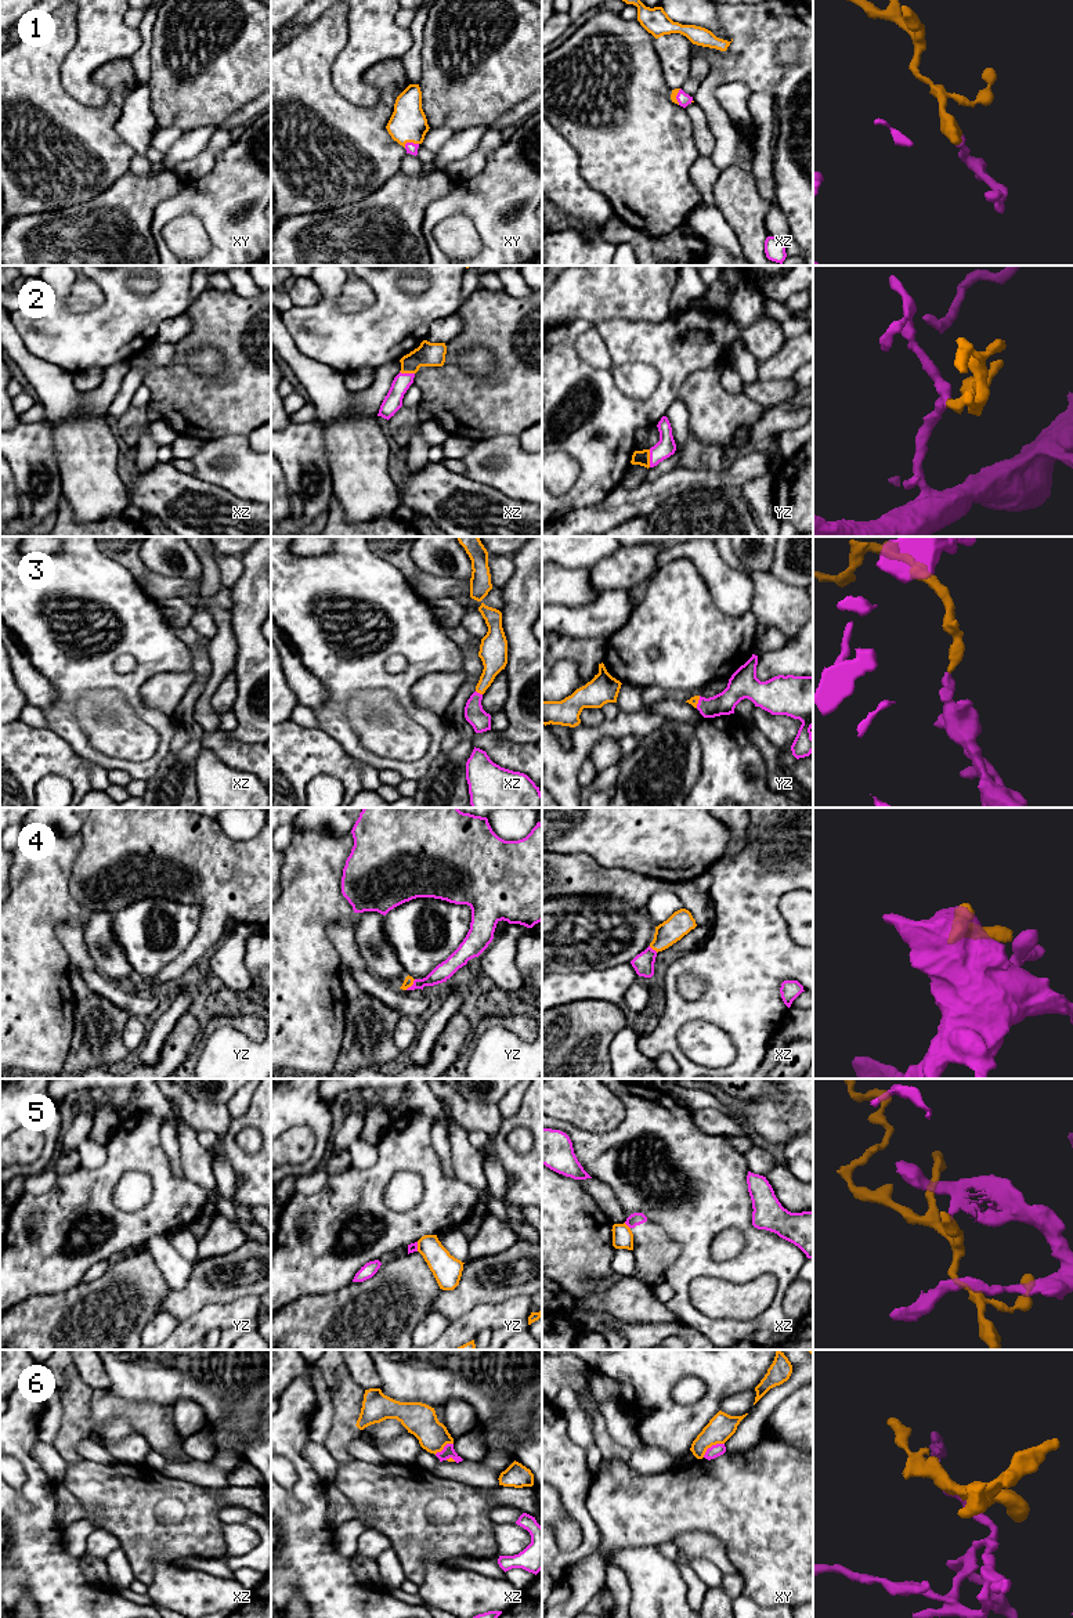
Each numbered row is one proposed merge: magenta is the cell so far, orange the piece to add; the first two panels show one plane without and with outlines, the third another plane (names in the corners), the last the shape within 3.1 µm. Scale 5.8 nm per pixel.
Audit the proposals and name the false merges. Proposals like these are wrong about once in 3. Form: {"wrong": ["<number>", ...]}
{"wrong": ["5", "6"]}

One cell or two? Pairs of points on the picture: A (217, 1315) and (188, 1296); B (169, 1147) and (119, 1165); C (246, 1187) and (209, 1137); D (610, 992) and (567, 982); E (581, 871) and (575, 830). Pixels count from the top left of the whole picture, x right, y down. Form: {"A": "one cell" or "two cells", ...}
{"A": "two cells", "B": "two cells", "C": "two cells", "D": "one cell", "E": "two cells"}

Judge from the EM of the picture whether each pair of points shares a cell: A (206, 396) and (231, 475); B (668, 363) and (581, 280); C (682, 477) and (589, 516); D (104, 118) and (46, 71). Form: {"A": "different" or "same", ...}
{"A": "different", "B": "different", "C": "same", "D": "same"}

